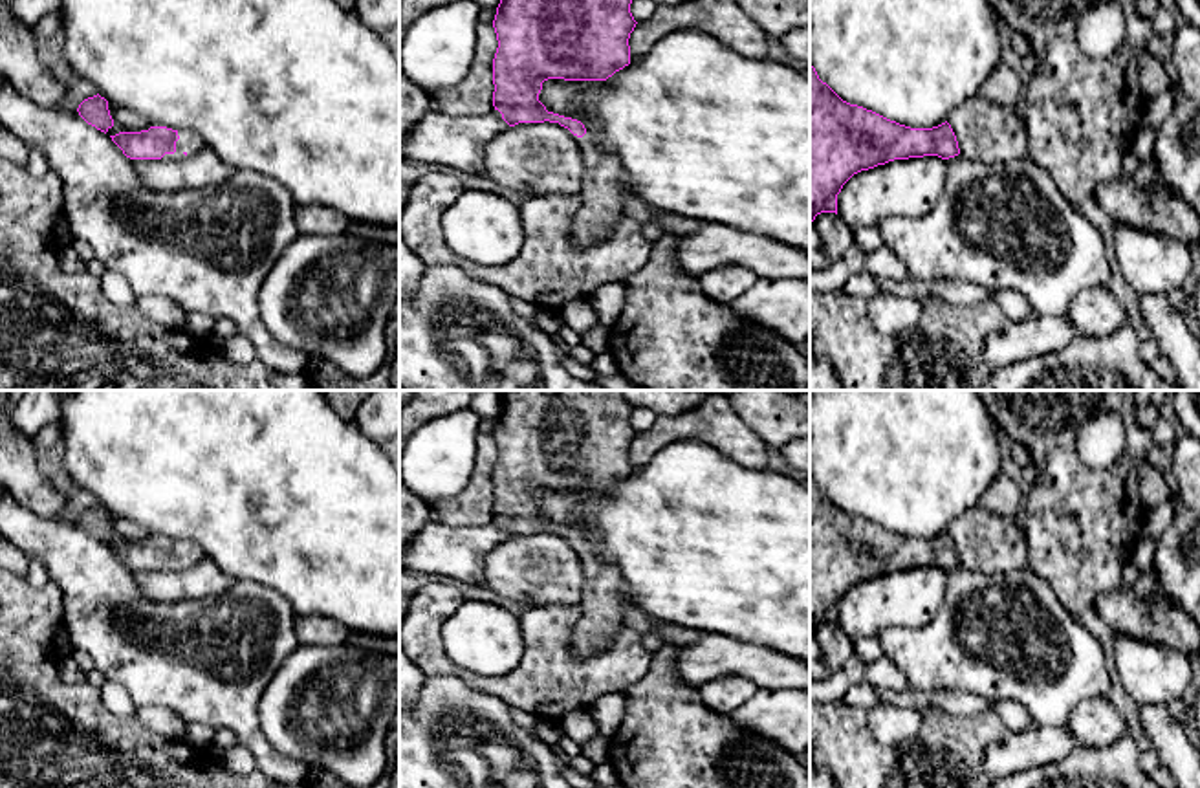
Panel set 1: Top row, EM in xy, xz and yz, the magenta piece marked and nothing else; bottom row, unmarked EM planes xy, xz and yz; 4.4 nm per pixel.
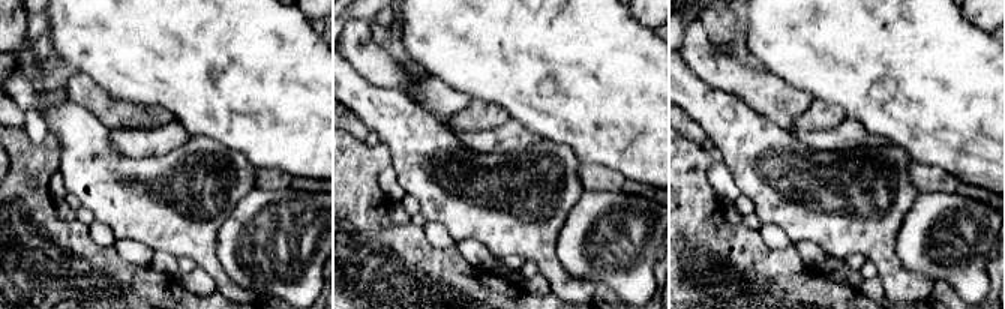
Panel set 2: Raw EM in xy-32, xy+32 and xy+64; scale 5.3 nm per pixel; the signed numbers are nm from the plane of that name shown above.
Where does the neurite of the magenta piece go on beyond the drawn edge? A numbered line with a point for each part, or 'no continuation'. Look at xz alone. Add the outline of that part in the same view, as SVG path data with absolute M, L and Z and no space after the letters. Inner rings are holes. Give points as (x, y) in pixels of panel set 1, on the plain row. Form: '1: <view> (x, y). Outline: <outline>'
1: xz (605, 603). Outline: M592 542L575 546L586 577L584 596L579 601L581 619L572 634L572 654L588 658L612 645L623 630L623 618L632 603L627 597L619 570L601 561Z

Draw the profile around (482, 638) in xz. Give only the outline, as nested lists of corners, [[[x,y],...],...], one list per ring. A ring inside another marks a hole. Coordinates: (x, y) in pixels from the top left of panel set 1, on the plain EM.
[[[464,601],[443,623],[442,643],[453,663],[480,676],[502,676],[522,660],[518,618],[484,601]]]

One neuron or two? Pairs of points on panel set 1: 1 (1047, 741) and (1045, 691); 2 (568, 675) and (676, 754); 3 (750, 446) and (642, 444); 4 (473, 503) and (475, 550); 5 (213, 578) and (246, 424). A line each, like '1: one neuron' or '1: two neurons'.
1: two neurons
2: two neurons
3: one neuron
4: two neurons
5: two neurons

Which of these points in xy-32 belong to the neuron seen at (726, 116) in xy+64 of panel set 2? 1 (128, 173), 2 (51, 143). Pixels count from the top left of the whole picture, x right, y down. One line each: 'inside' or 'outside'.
1: inside
2: outside

